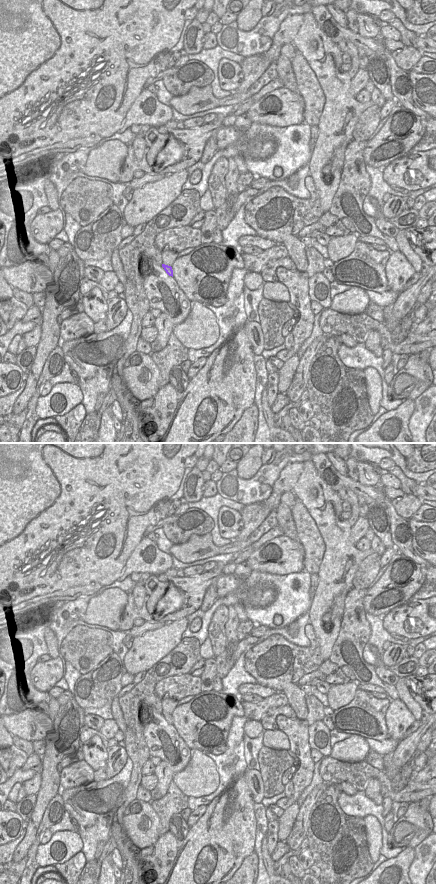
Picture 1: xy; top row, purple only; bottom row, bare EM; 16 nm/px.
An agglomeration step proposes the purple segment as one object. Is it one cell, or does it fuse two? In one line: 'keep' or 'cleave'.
keep

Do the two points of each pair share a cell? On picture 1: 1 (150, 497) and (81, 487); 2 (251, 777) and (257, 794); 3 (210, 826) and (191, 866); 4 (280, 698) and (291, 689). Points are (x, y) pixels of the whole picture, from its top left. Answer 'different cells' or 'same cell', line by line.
1: same cell
2: same cell
3: same cell
4: different cells

